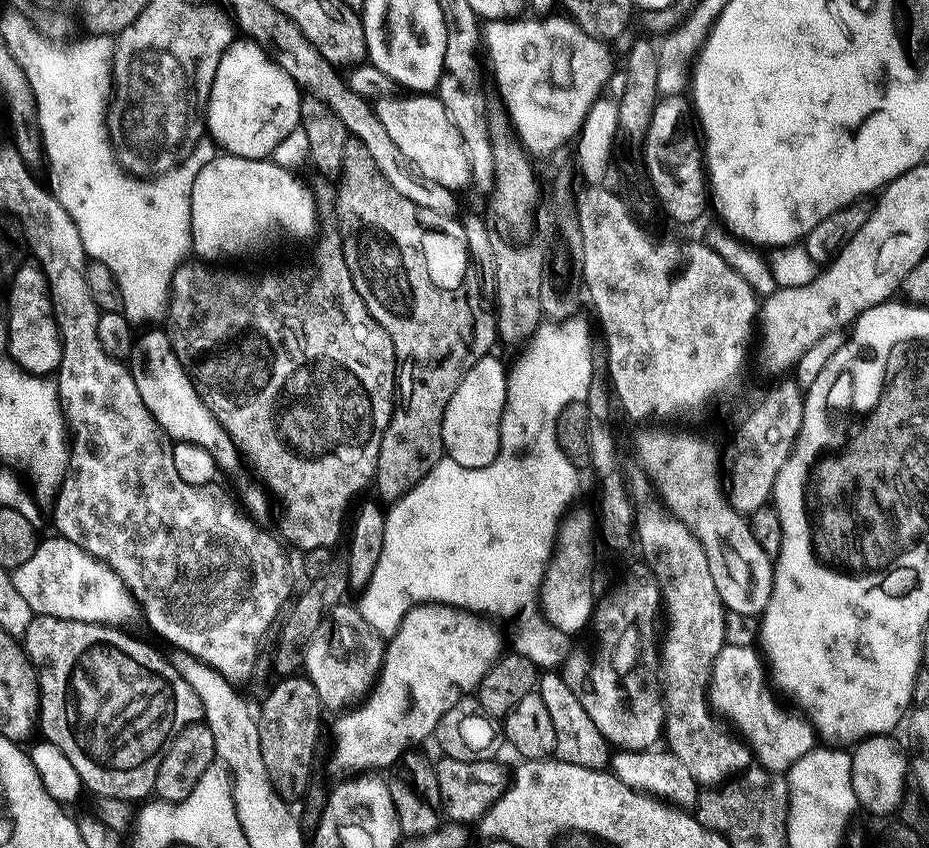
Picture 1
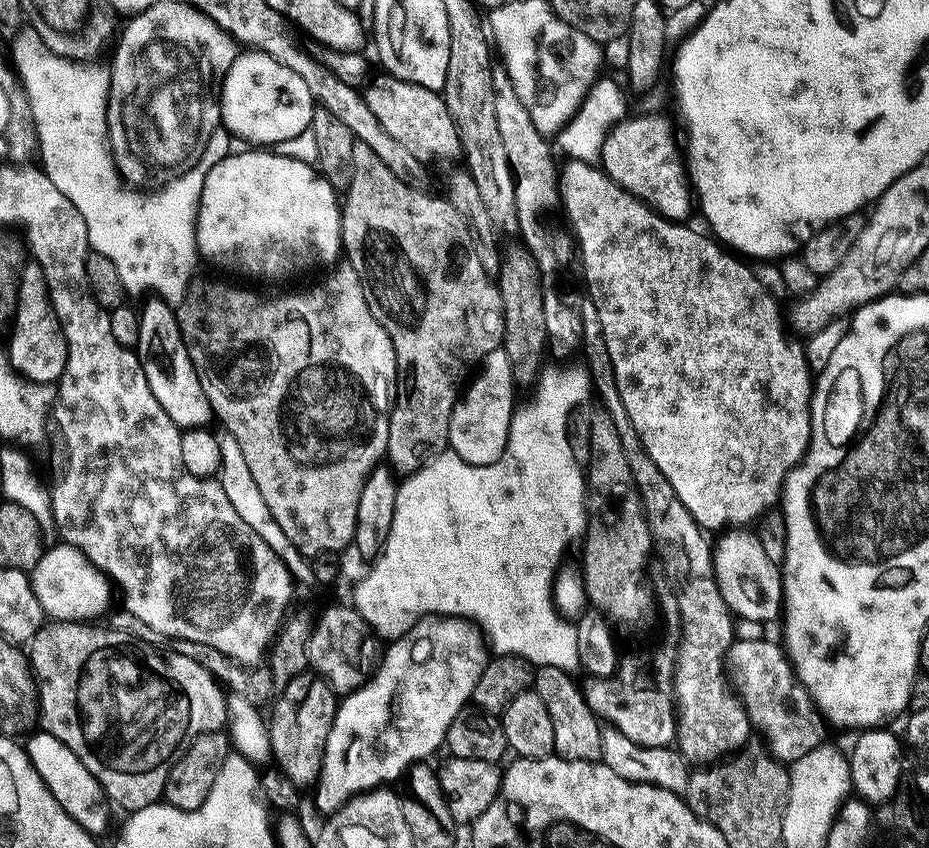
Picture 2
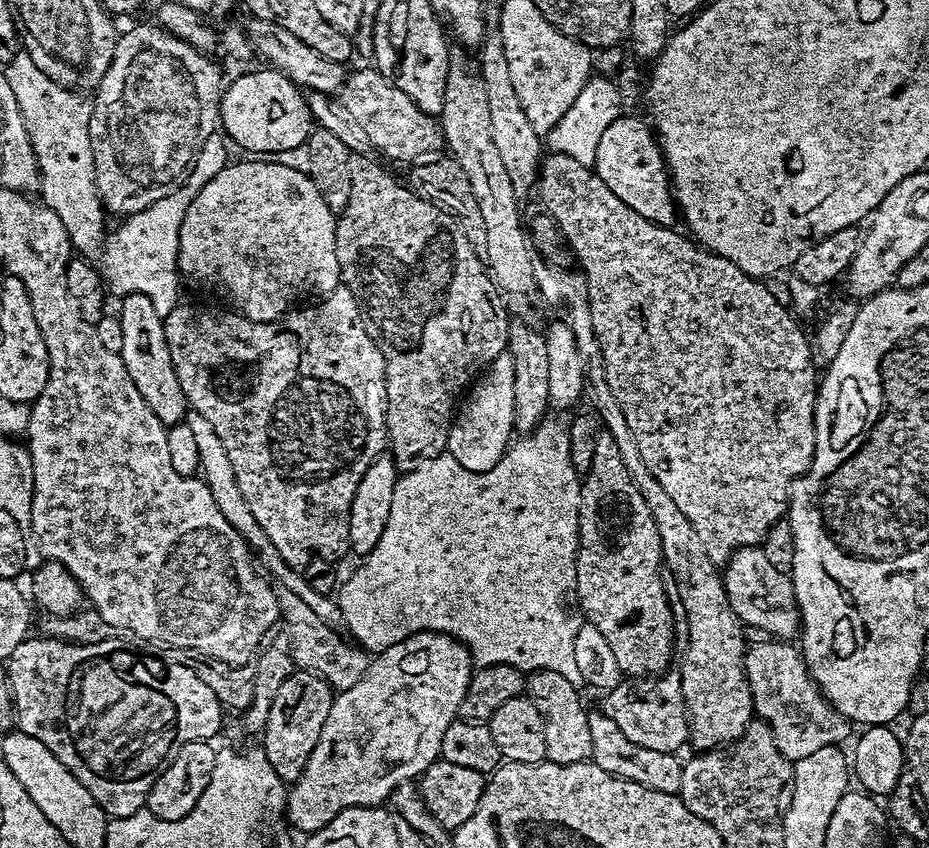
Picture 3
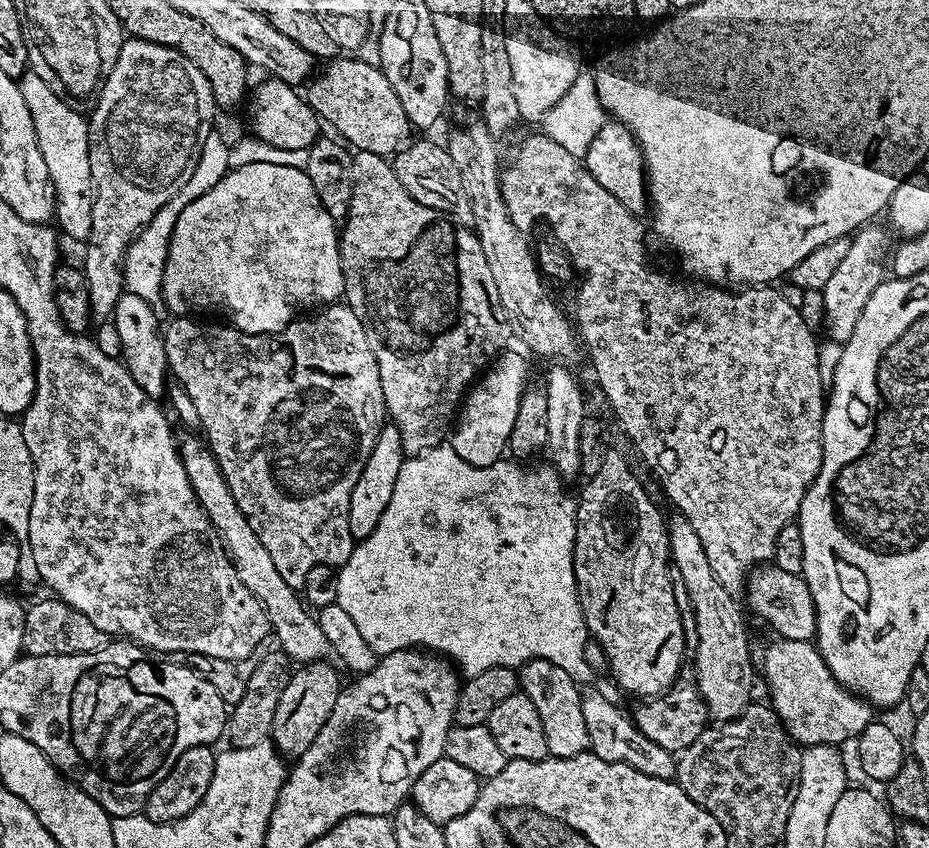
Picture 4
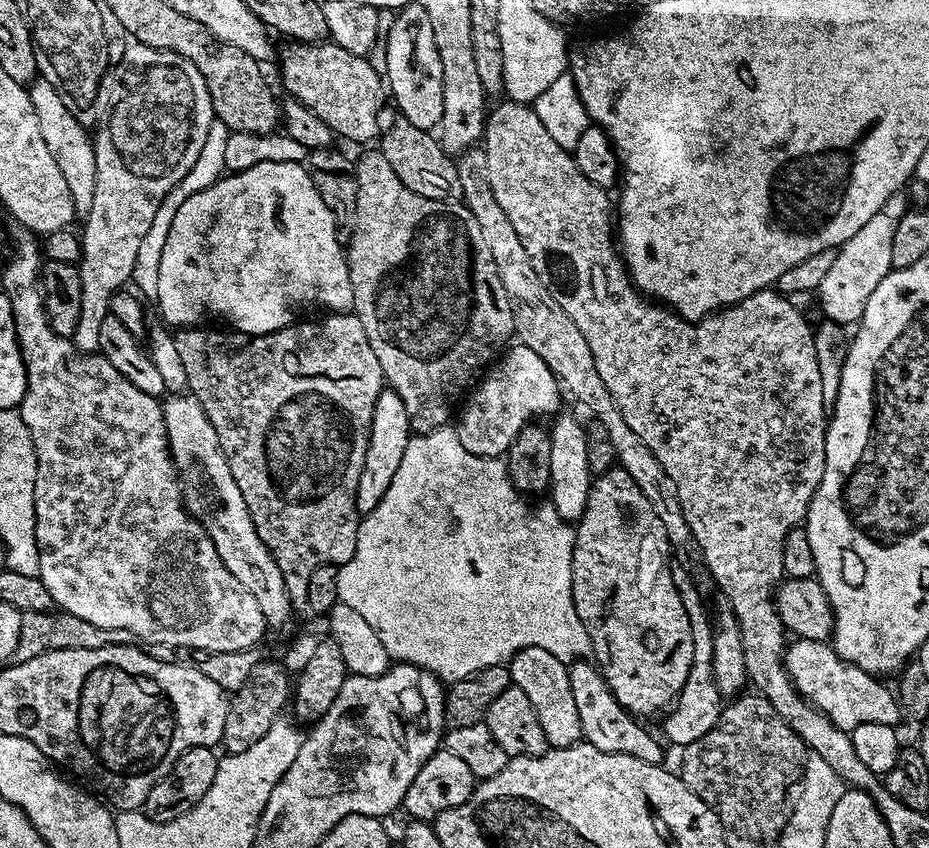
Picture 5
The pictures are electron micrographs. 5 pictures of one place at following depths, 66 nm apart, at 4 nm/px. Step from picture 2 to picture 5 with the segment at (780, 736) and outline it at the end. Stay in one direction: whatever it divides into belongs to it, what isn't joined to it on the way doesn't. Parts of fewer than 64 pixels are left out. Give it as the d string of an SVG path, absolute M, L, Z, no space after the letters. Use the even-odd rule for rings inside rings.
M793 639L784 654L784 668L797 692L843 732L850 734L866 722L896 726L902 719L901 706L893 689L855 664L845 664L831 643Z

